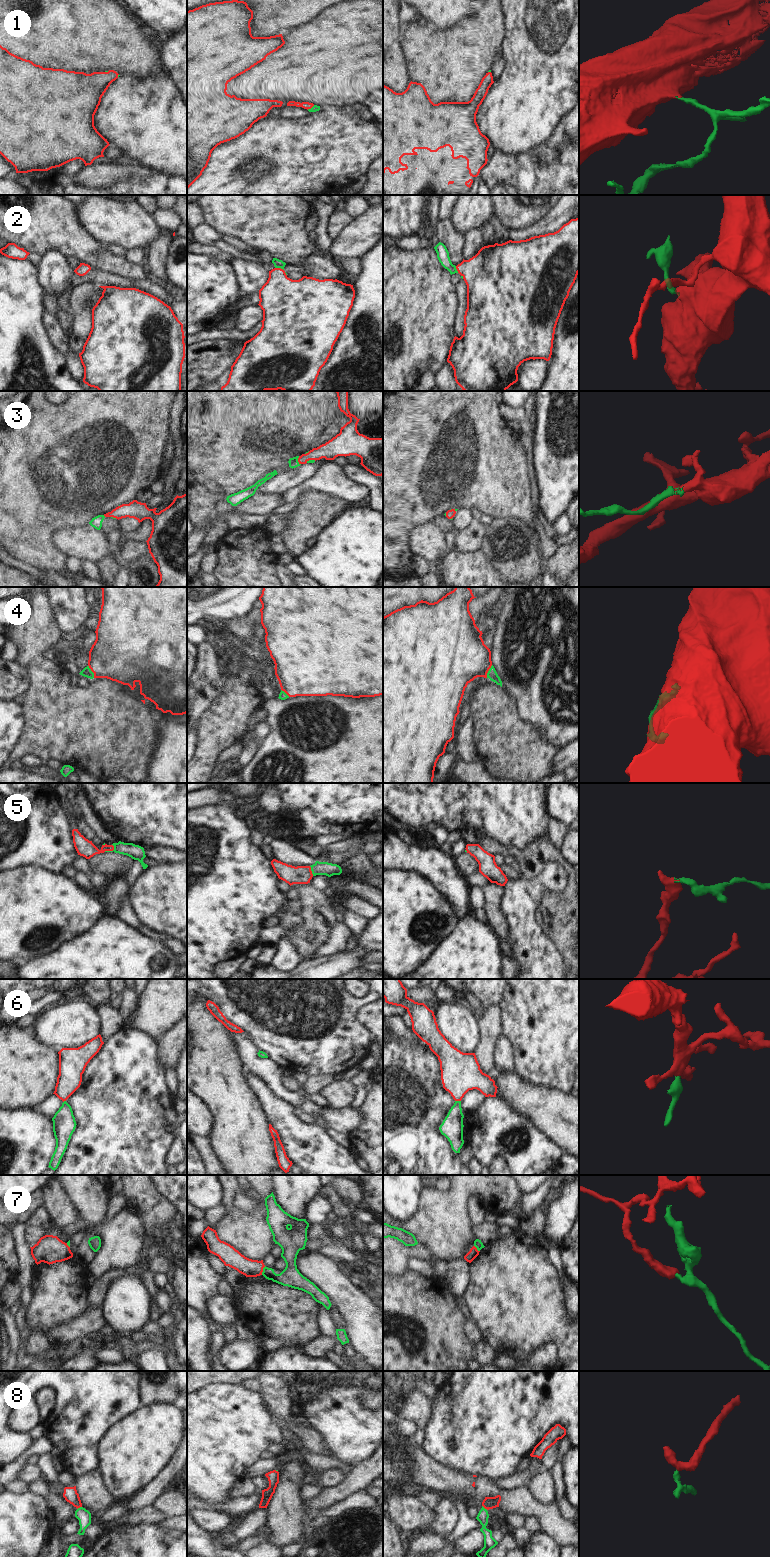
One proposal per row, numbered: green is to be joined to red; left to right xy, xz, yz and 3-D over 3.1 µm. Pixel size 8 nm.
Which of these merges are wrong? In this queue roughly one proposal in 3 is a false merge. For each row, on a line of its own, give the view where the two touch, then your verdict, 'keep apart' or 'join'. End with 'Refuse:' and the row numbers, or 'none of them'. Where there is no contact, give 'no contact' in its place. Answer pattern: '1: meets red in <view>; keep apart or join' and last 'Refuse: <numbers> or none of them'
1: meets red in xz; join
2: meets red in xz; join
3: meets red in xz; join
4: meets red in yz; join
5: meets red in xy; join
6: meets red in yz; join
7: meets red in xz; keep apart
8: meets red in yz; join
Refuse: 7

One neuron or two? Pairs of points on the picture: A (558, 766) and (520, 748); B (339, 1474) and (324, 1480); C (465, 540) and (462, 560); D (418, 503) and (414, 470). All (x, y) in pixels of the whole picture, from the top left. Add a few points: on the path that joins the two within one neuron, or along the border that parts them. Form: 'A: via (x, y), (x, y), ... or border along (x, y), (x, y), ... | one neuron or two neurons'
A: border along (561, 749), (554, 757), (552, 772) | two neurons
B: via (335, 1476), (328, 1478) | one neuron
C: border along (480, 549), (474, 552), (455, 551) | two neurons
D: via (415, 495), (414, 478) | one neuron

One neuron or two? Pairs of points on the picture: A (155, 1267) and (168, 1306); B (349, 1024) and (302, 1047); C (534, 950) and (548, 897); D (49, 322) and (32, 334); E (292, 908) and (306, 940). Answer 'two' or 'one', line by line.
A: two
B: one
C: two
D: two
E: two

